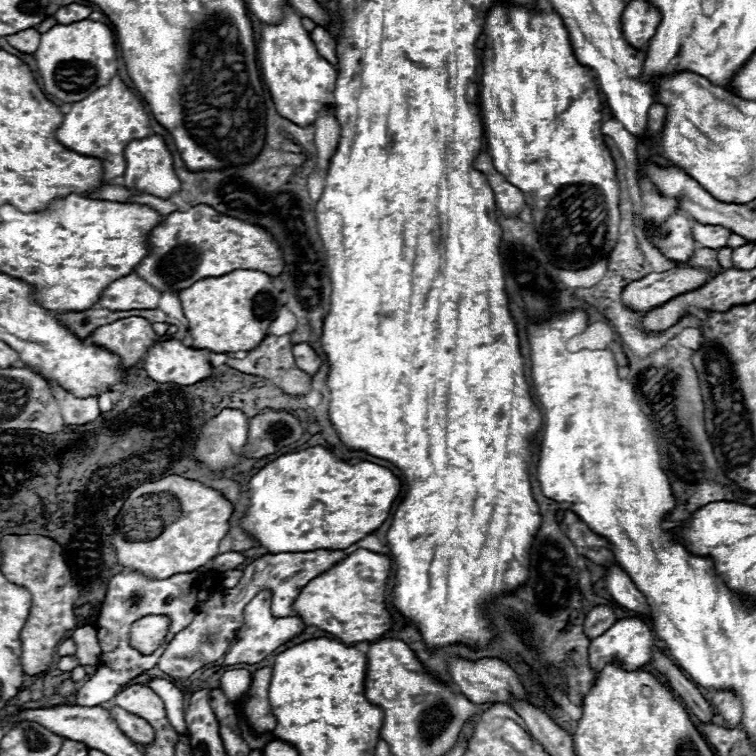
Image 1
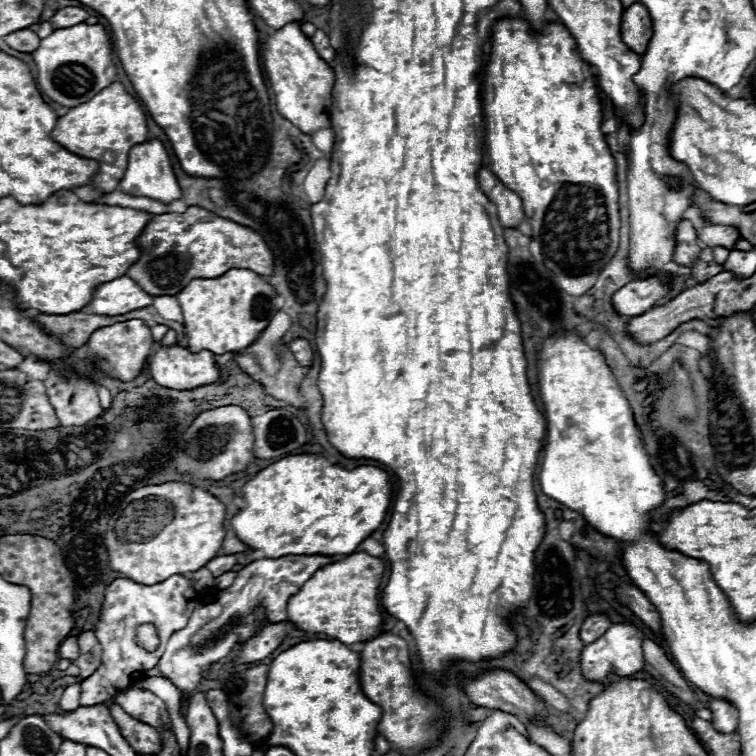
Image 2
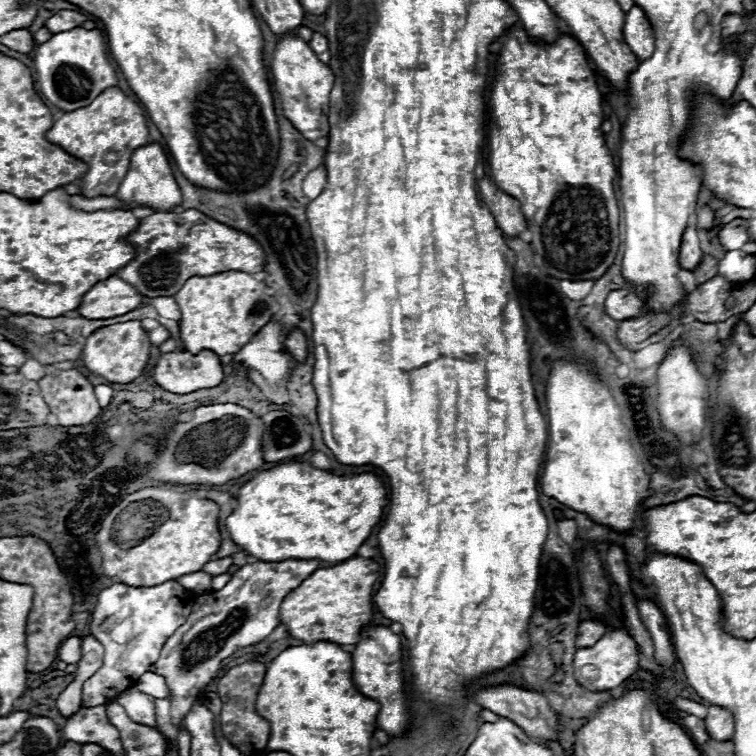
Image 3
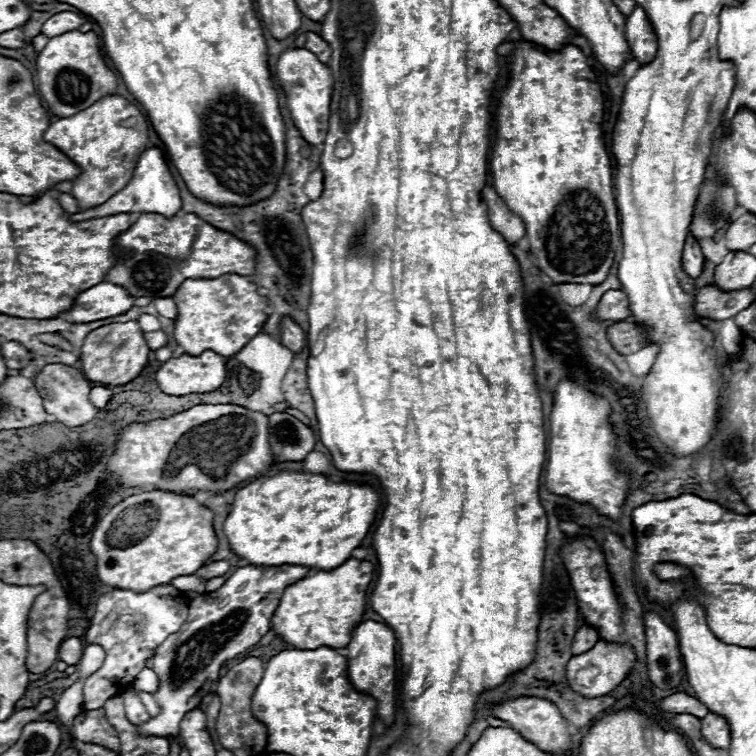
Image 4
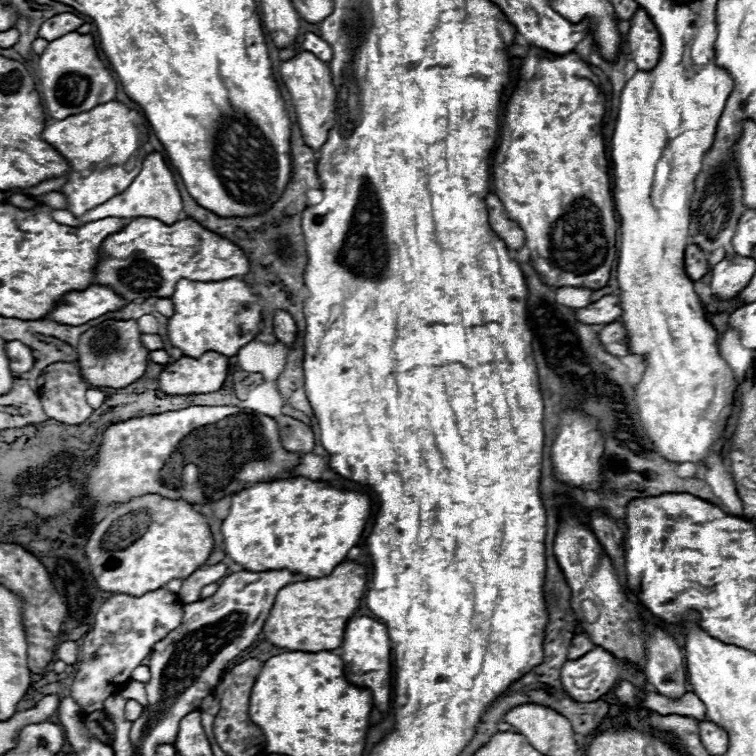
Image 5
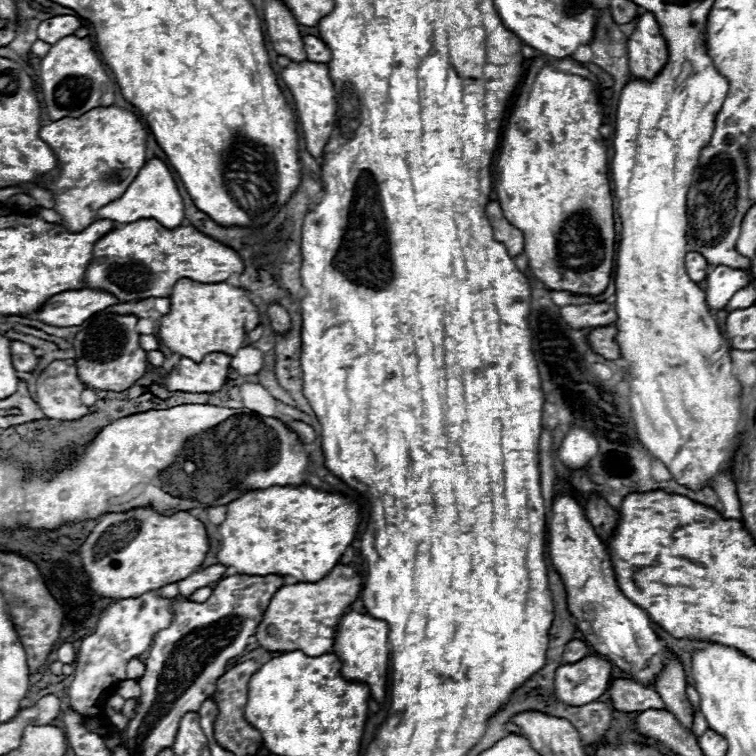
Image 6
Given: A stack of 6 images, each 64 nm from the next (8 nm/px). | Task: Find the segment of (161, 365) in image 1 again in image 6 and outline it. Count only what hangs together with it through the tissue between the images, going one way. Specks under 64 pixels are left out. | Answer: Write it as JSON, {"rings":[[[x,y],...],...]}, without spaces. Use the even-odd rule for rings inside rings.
{"rings":[[[212,352],[202,362],[182,358],[180,368],[170,372],[164,386],[174,392],[192,392],[192,394],[216,392],[228,380],[230,362],[232,356],[222,352]]]}

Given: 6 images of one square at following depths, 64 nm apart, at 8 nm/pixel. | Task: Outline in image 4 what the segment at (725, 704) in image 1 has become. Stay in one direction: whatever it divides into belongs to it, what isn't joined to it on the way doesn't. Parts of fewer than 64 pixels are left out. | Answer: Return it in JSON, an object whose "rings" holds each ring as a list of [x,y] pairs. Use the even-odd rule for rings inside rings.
{"rings":[[[714,714],[704,716],[700,732],[704,734],[704,740],[710,746],[716,746],[716,748],[728,748],[730,746],[730,730],[728,730],[728,724],[724,718],[718,718]]]}

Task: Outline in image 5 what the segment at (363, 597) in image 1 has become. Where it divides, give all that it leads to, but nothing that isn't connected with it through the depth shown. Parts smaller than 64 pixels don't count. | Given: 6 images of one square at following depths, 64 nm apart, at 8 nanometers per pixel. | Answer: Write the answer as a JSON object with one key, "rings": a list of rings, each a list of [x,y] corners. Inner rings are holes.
{"rings":[[[356,562],[338,564],[332,574],[324,578],[288,584],[276,596],[268,622],[264,622],[262,636],[266,642],[286,650],[320,652],[334,650],[342,644],[346,620],[358,610],[366,590],[366,568]]]}

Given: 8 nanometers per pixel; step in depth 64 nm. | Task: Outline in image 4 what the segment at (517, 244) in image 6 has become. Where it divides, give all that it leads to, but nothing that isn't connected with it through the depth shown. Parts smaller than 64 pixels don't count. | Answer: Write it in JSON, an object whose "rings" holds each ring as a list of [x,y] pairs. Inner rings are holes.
{"rings":[[[486,186],[482,190],[482,196],[484,196],[484,202],[488,204],[488,220],[492,228],[500,232],[508,244],[518,244],[526,234],[522,220],[508,210],[506,202],[496,194],[492,186]]]}

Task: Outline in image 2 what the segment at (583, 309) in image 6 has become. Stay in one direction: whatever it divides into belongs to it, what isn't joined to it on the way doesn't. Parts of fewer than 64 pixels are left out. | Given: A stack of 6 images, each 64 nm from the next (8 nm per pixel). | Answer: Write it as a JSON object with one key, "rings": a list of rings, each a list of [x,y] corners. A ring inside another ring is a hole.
{"rings":[[[658,278],[634,280],[616,290],[616,294],[612,294],[612,306],[616,306],[616,314],[632,318],[648,312],[656,304],[656,300],[660,300],[668,292],[670,288]]]}

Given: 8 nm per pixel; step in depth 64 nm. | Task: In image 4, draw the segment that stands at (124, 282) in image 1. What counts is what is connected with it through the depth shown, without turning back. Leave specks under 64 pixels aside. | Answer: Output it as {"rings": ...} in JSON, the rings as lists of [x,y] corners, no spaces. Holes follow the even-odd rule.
{"rings":[[[100,282],[80,292],[72,308],[58,314],[58,318],[68,318],[68,322],[94,322],[130,310],[134,306],[134,300],[136,298],[132,298],[122,286]]]}

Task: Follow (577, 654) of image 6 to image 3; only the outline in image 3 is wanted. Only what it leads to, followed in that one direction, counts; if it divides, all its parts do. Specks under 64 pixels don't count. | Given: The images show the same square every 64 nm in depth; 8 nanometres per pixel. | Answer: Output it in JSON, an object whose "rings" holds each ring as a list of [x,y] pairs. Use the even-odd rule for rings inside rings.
{"rings":[[[584,620],[578,626],[578,636],[576,636],[576,648],[588,648],[596,644],[606,632],[606,626],[596,620]]]}

